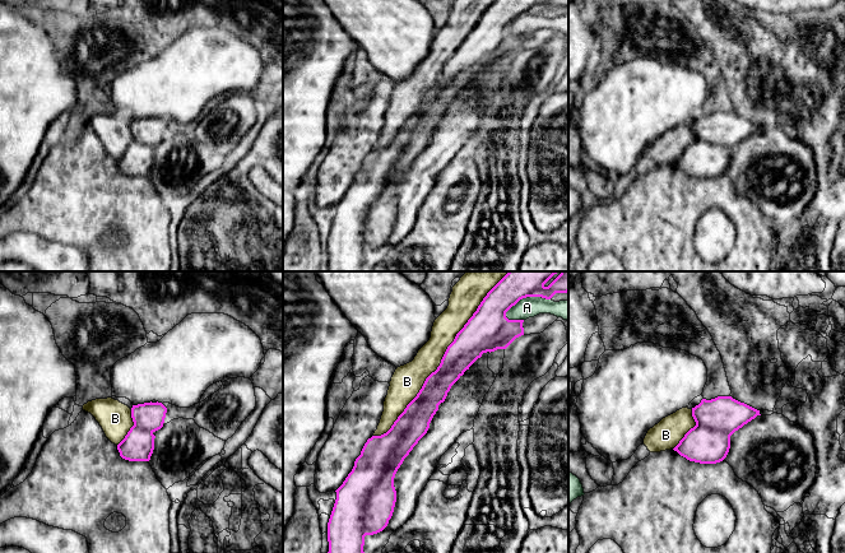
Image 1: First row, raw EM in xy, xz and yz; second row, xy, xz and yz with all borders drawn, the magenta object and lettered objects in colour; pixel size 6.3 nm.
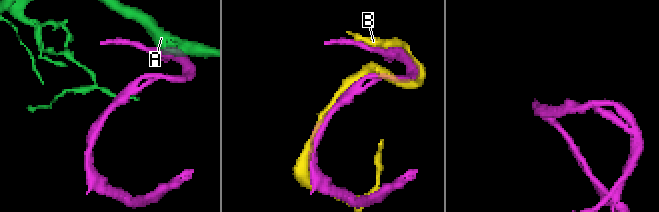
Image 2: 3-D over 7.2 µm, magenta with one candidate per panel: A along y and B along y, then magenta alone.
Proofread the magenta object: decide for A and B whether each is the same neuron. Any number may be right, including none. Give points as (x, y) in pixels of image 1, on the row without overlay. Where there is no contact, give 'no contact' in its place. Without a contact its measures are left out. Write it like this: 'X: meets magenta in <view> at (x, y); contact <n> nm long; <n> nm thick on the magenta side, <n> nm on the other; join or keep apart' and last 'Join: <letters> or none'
A: meets magenta in xz at (525, 12); contact 300 nm long; 190 nm thick on the magenta side, 130 nm on the other; keep apart
B: meets magenta in xz at (440, 79); contact 1200 nm long; 200 nm thick on the magenta side, 200 nm on the other; join
Join: B

